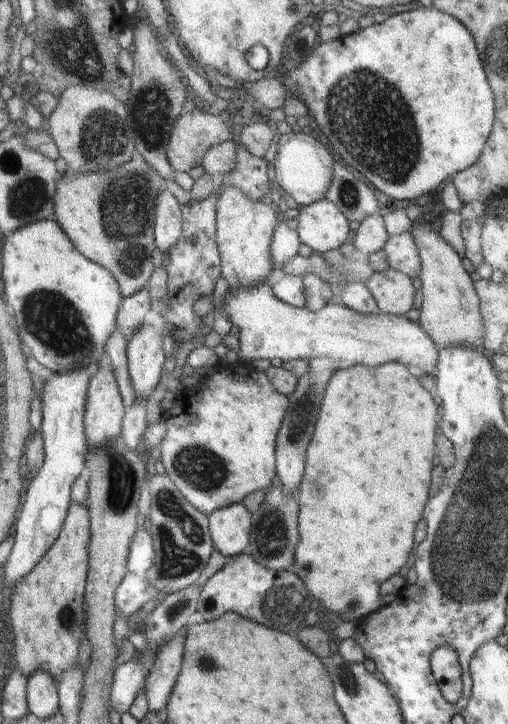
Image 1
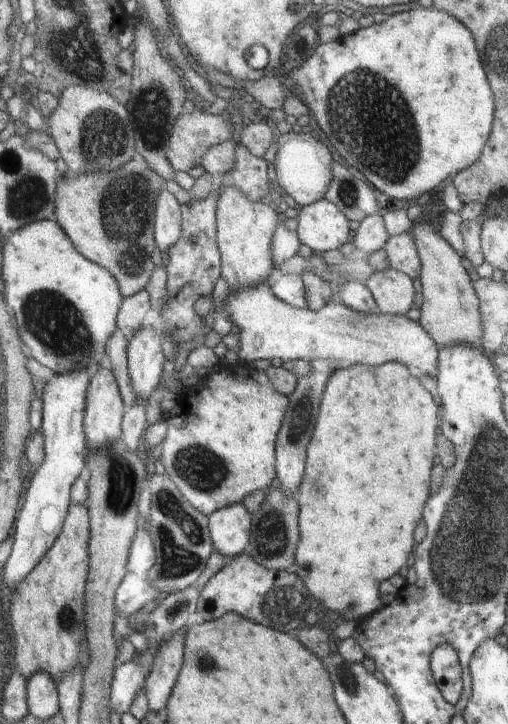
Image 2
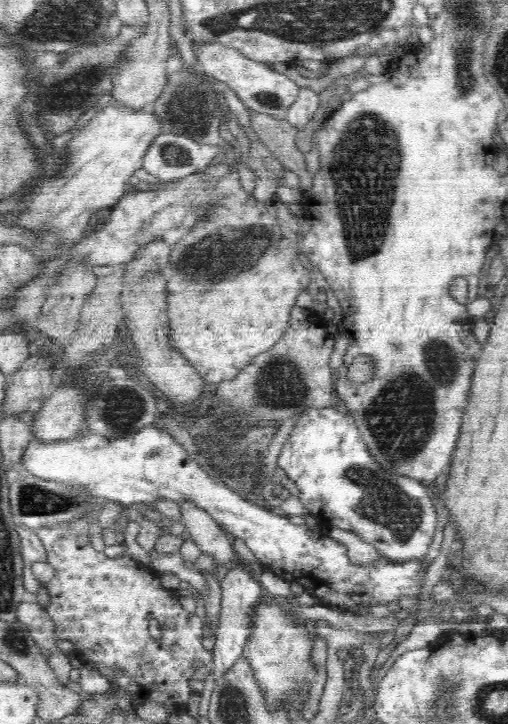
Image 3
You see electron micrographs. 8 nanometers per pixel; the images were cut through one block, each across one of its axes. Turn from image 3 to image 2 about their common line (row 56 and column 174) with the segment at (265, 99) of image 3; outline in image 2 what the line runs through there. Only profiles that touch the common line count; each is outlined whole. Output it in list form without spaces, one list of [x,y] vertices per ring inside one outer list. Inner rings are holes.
[[[162,189],[156,199],[156,246],[169,254],[181,237],[181,205],[168,190]]]

